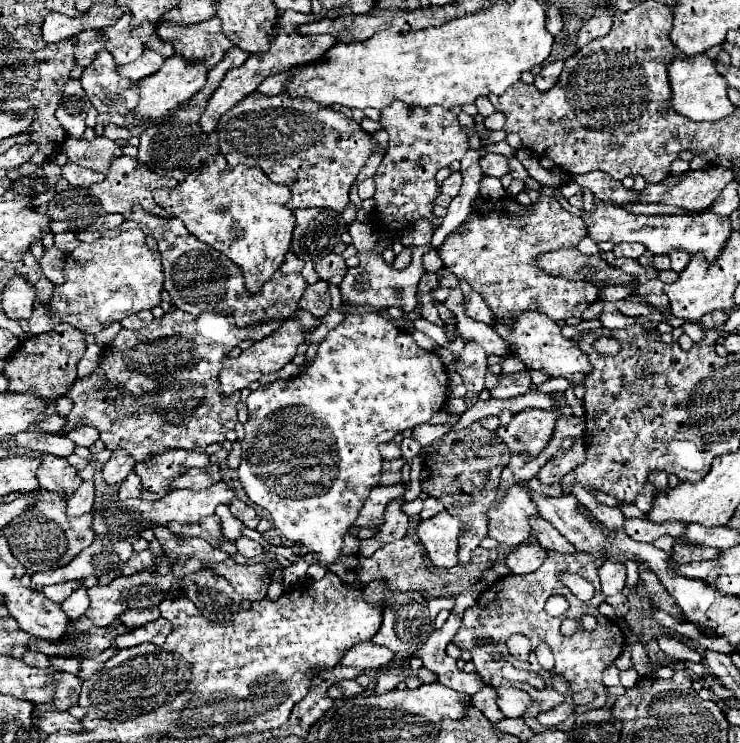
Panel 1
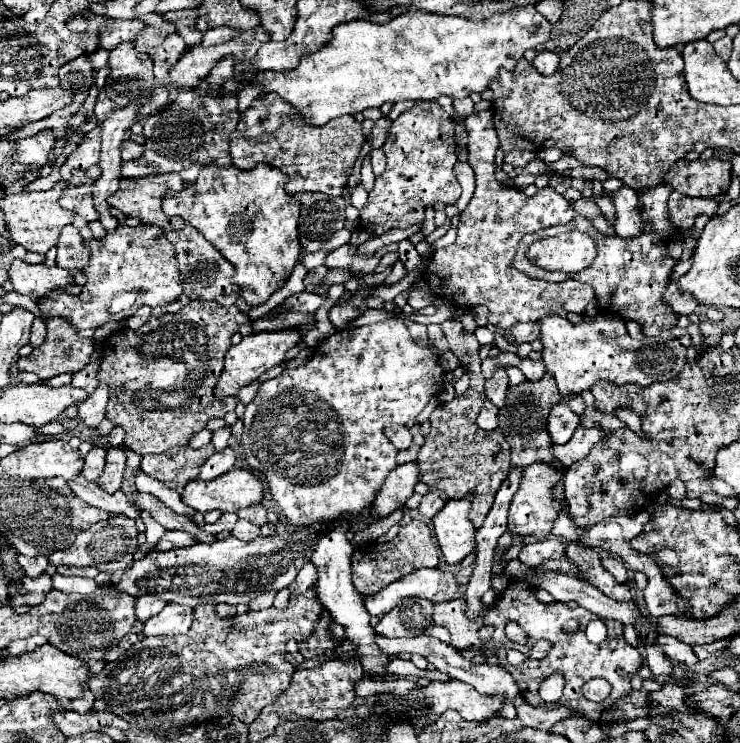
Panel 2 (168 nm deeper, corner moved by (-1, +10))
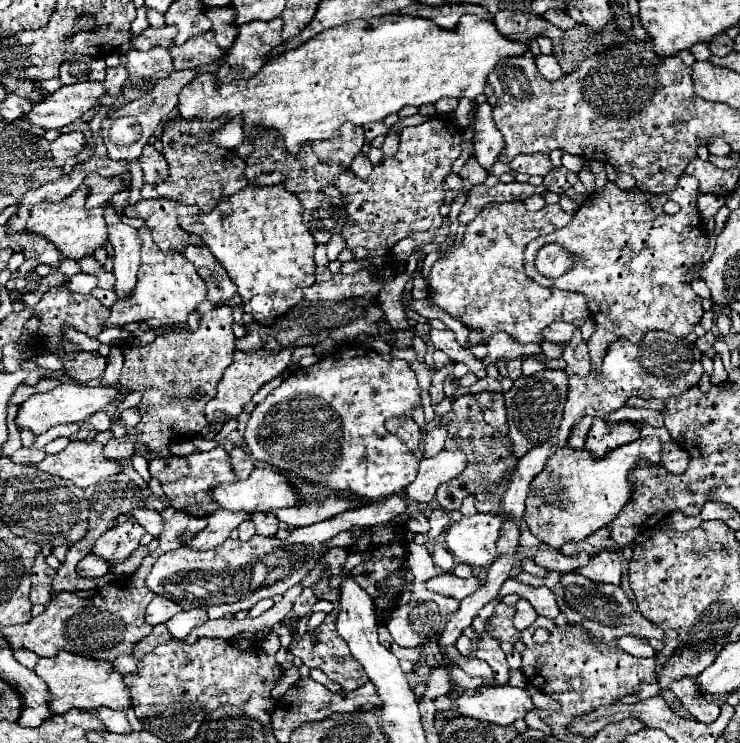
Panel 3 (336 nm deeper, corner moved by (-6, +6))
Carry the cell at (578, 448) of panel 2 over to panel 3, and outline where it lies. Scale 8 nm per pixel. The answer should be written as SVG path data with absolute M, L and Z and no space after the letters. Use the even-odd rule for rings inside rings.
M596 419L592 423L590 435L586 439L586 449L592 451L594 455L606 455L612 449L632 443L640 437L640 429L636 423L630 421L620 421L620 423L612 423L612 421L604 421L604 419Z

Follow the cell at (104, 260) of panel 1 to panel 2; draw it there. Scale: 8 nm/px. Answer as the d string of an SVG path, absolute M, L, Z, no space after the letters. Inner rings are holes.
M119 225L113 233L107 233L105 239L85 239L91 257L89 263L81 269L87 283L89 301L81 301L77 295L67 291L55 291L49 297L37 301L37 307L45 319L65 317L75 329L97 329L109 321L121 321L131 317L141 305L157 307L175 301L181 295L181 279L175 259L173 245L165 239L163 231L155 225L151 227L129 227Z

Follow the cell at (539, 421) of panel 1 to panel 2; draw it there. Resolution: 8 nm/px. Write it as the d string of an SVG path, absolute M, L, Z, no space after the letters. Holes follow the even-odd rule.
M553 405L553 413L549 413L549 437L553 443L567 443L579 425L579 415L573 413L567 405Z

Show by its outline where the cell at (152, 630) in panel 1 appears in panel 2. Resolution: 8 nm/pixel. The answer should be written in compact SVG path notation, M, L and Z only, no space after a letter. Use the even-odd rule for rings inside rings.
M167 605L161 613L157 613L155 617L151 617L145 623L143 633L145 635L179 635L179 633L187 633L189 627L191 627L191 619L193 619L193 607Z

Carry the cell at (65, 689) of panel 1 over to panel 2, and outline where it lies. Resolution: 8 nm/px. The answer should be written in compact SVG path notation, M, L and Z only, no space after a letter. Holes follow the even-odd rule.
M81 687L81 689L83 689L83 697L73 699L73 701L71 701L71 709L77 711L77 713L89 713L95 697L93 697L93 693L89 691L89 687Z

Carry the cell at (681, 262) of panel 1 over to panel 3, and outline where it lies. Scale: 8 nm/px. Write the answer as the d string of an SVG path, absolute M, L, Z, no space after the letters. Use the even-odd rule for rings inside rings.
M710 193L698 195L698 207L700 207L702 215L716 215L722 205L724 205L724 197L714 197Z

